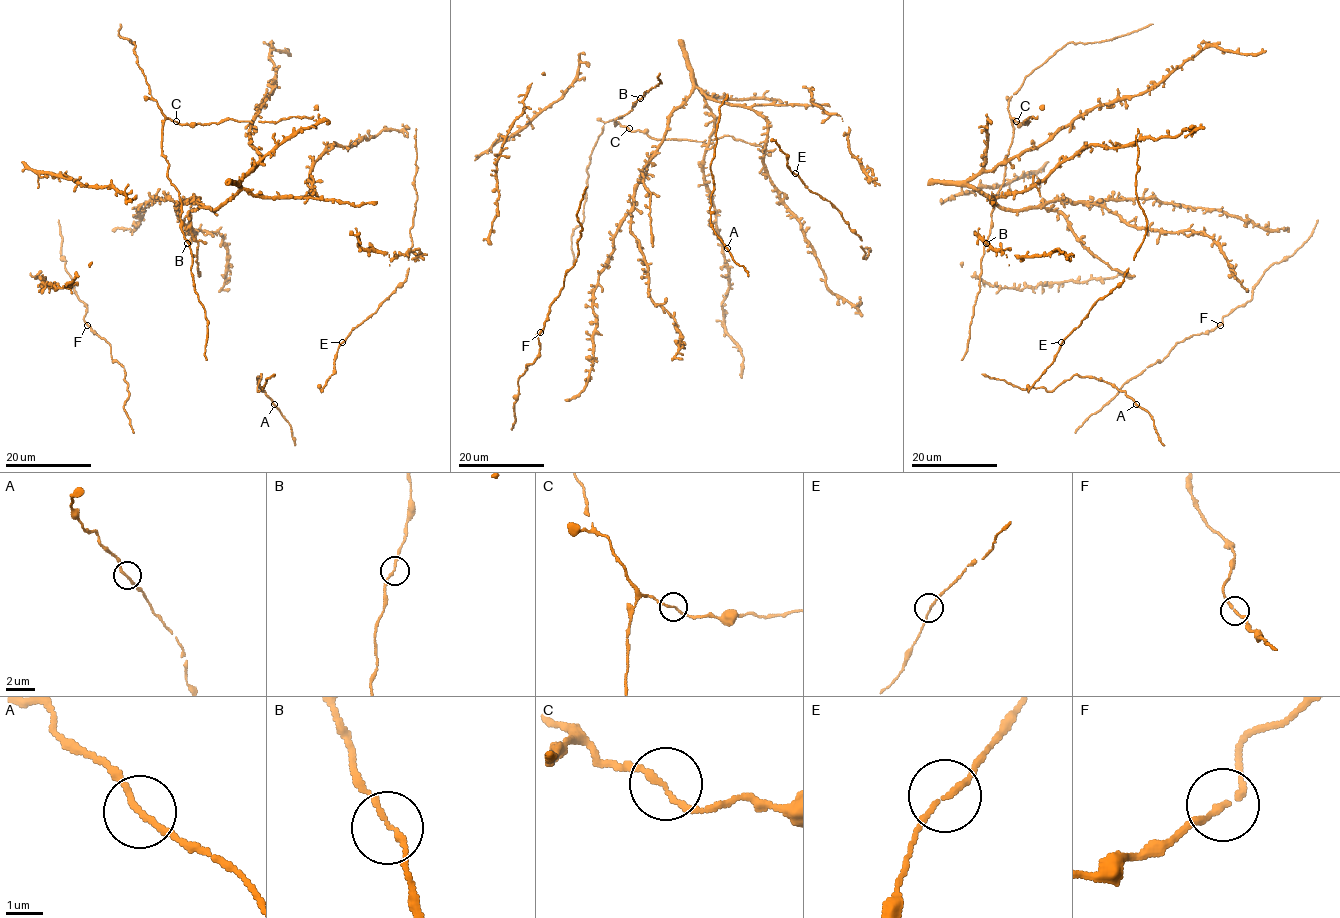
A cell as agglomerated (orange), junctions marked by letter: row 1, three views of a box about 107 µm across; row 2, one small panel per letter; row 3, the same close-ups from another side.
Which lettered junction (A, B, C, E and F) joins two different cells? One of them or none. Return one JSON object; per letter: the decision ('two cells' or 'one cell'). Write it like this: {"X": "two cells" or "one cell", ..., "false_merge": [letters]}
{"A": "one cell", "B": "one cell", "C": "one cell", "E": "one cell", "F": "one cell", "false_merge": []}

